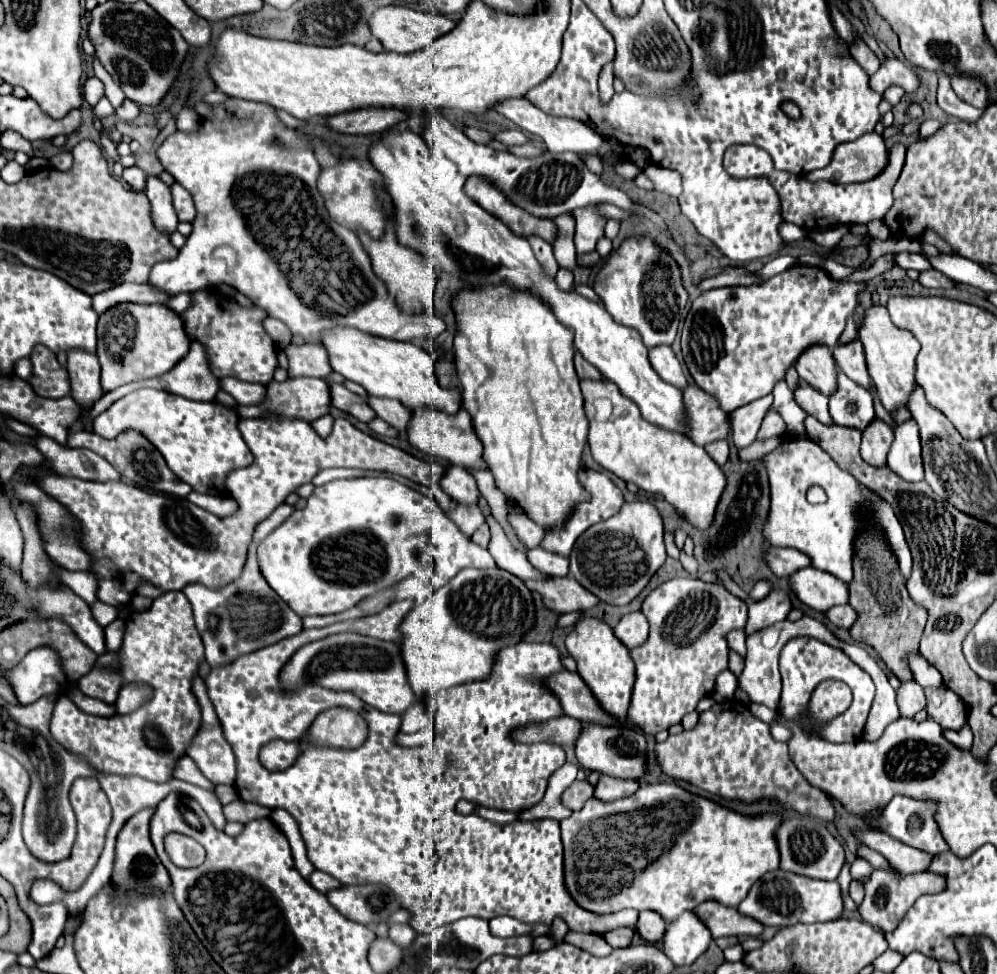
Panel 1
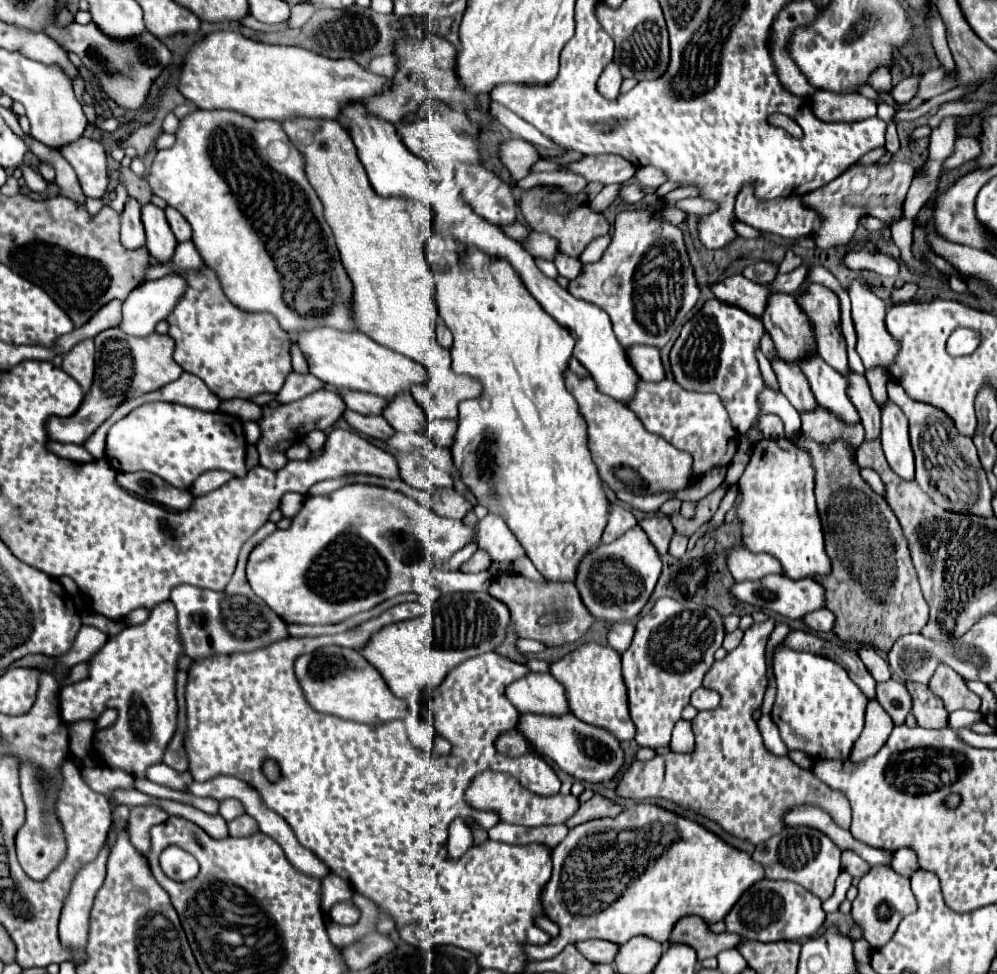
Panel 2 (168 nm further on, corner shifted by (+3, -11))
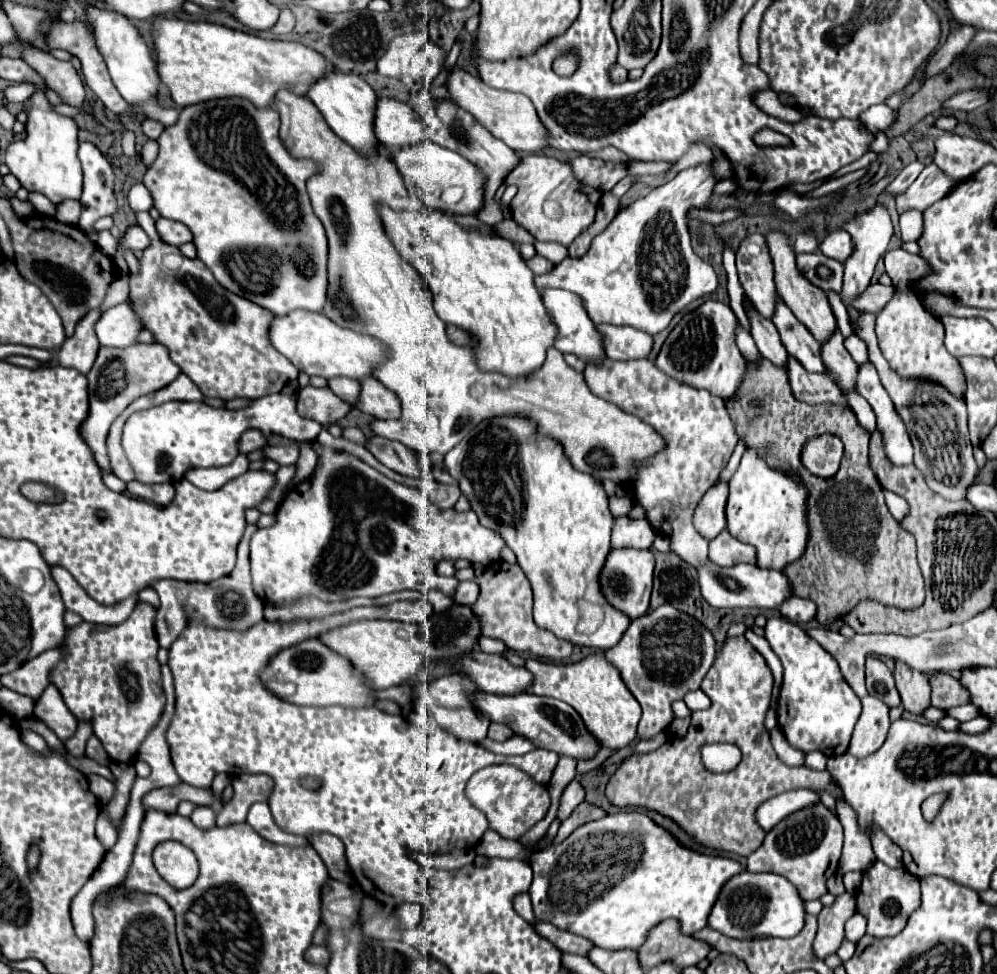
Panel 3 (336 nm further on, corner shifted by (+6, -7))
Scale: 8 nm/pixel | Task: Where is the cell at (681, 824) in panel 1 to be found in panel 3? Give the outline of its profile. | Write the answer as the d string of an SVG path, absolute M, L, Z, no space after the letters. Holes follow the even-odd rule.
M622 812L588 822L574 830L562 844L534 852L530 866L534 872L530 898L536 920L558 924L604 950L636 950L646 940L648 930L668 918L676 918L688 934L702 930L708 924L708 914L724 882L744 872L736 860L696 854L682 848L664 828L638 812Z

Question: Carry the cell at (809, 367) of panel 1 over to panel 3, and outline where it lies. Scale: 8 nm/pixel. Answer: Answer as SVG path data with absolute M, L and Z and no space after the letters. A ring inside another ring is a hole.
M762 234L746 236L740 242L736 250L736 266L746 296L762 316L772 318L778 294L774 288L774 268Z

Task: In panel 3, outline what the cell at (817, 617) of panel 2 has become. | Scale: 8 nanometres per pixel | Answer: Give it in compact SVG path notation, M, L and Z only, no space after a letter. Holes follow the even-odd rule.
M792 596L790 600L786 600L786 604L782 604L782 608L778 608L780 614L796 624L802 624L802 622L810 622L814 620L814 612L816 612L816 606L812 600L806 600L806 598L796 598Z

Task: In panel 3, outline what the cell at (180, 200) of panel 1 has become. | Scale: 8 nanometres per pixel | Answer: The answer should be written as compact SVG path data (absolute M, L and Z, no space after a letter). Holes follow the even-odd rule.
M158 218L156 230L158 230L158 236L162 238L162 242L166 242L170 246L176 246L176 248L186 244L186 242L192 242L192 232L180 222Z

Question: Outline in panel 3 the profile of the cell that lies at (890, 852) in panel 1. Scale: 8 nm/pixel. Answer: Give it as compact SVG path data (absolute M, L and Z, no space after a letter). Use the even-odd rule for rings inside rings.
M806 788L790 790L790 792L784 792L784 794L778 794L778 796L766 800L758 808L756 820L758 820L760 828L764 828L764 832L770 832L770 828L774 828L774 824L778 824L788 814L792 814L792 812L796 812L800 808L812 806L816 802L820 802L820 798L812 790L806 790Z

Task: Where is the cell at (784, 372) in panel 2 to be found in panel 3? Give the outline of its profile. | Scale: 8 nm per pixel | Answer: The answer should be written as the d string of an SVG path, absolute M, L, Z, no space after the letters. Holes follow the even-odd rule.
M742 302L748 322L750 322L750 332L756 340L756 346L760 350L760 354L764 358L768 358L770 362L774 362L776 366L786 366L788 360L788 352L780 340L778 330L774 328L772 320L766 320L762 316L758 316L758 310L750 304L750 302Z

